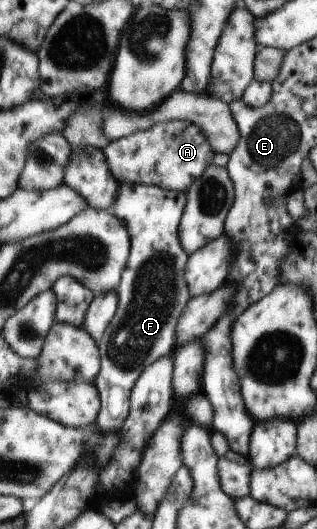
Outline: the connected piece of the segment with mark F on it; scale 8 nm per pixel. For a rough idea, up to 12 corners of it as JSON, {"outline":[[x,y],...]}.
{"outline":[[119,184],[131,238],[98,341],[96,423],[118,432],[137,378],[171,355],[190,299],[187,194]]}

